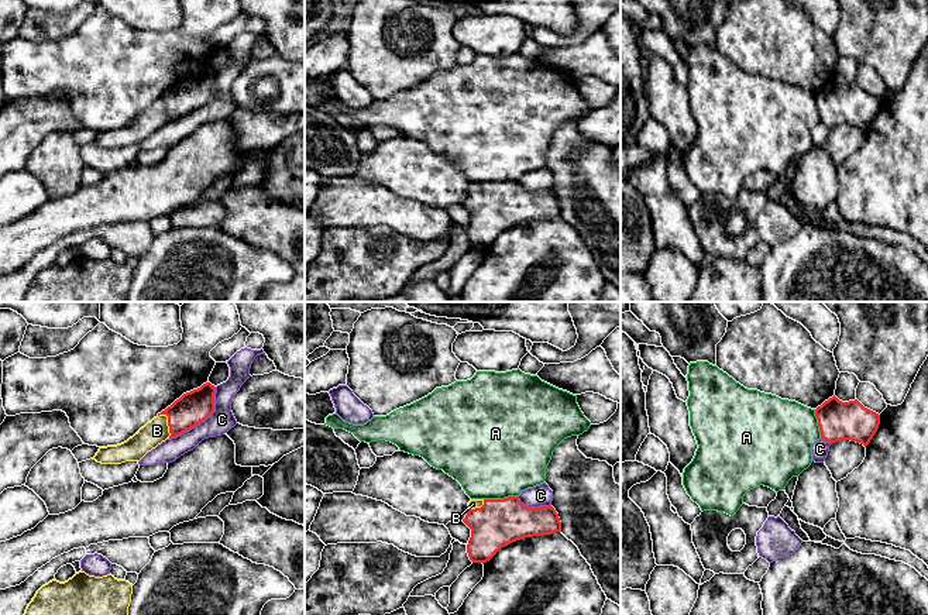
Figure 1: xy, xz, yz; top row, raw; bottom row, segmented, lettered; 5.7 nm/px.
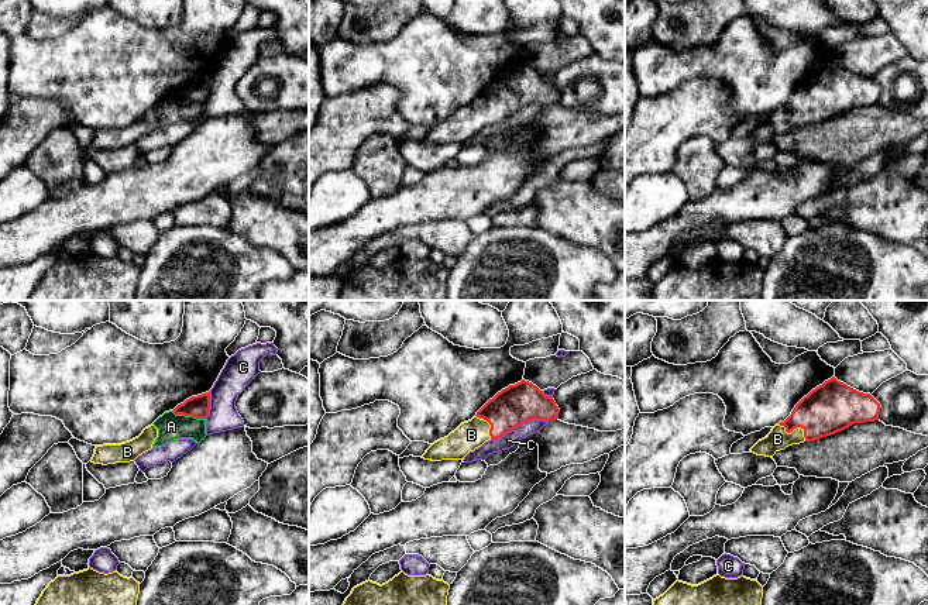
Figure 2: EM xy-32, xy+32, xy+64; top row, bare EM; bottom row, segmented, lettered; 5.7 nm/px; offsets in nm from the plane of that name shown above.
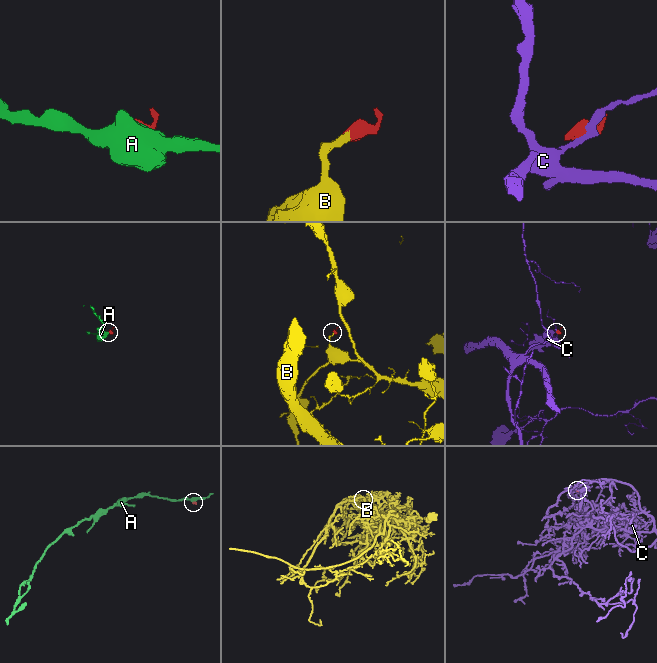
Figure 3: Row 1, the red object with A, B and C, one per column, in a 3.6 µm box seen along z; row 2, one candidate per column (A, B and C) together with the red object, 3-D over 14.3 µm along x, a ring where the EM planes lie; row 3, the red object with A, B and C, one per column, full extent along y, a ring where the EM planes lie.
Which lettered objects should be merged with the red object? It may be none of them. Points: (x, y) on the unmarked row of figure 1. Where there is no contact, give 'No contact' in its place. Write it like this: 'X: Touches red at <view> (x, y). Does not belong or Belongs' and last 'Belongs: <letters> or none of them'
A: Touches red at xz (499, 184). Does not belong
B: Touches red at xy (168, 107). Belongs
C: Touches red at xy (203, 105). Does not belong
Belongs: B

